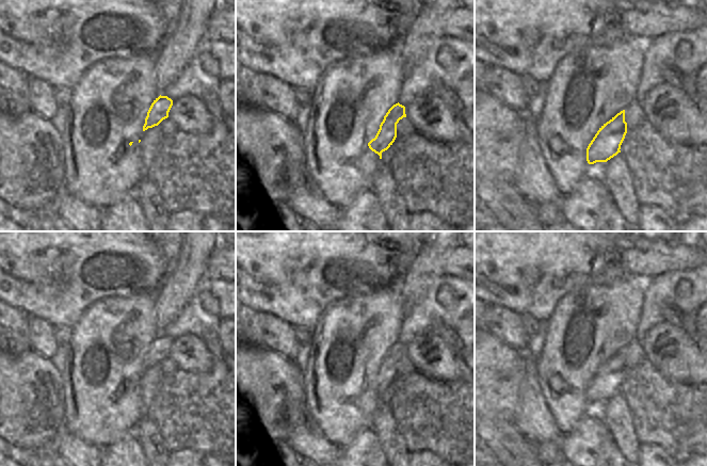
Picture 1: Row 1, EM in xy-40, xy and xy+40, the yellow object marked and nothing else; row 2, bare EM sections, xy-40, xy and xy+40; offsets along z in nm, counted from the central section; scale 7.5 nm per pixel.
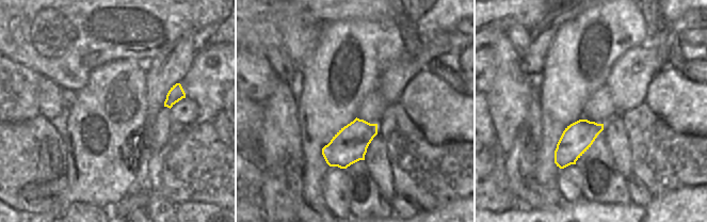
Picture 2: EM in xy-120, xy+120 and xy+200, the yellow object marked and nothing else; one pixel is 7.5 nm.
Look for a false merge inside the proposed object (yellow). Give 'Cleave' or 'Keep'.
Keep.

